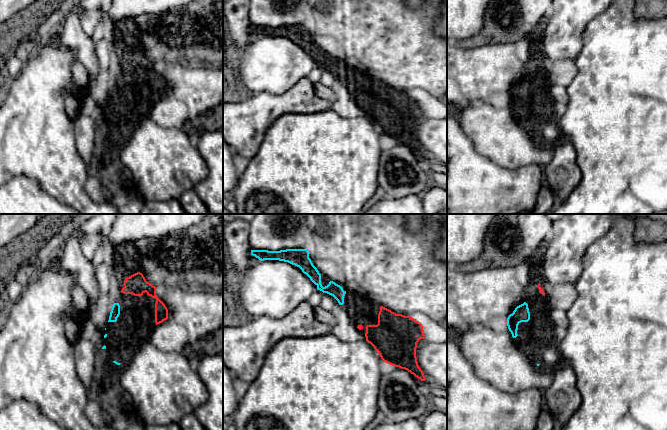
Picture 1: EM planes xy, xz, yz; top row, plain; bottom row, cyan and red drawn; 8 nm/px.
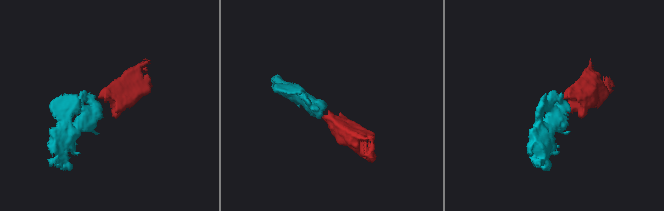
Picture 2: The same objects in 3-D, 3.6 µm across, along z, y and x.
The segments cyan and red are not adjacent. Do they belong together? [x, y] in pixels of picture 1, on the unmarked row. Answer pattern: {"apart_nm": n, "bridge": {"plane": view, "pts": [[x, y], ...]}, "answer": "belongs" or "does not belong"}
{"apart_nm": 90, "bridge": {"plane": "xy", "pts": [[118, 79], [121, 68]]}, "answer": "belongs"}

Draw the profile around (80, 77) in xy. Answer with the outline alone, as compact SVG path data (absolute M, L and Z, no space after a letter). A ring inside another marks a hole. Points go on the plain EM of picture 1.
M76 60L72 64L72 82L75 90L66 97L65 107L67 115L75 120L80 113L80 107L89 81L89 74L85 66Z

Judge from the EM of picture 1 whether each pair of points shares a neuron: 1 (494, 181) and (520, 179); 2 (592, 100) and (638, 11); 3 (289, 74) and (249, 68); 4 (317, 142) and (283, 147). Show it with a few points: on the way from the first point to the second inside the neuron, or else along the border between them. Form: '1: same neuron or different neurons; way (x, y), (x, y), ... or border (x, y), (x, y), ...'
1: same neuron; way (500, 181), (514, 181)
2: different neurons; border (632, 10), (636, 17), (656, 20)
3: same neuron; way (279, 68), (259, 68)
4: same neuron; way (309, 147), (291, 147)

